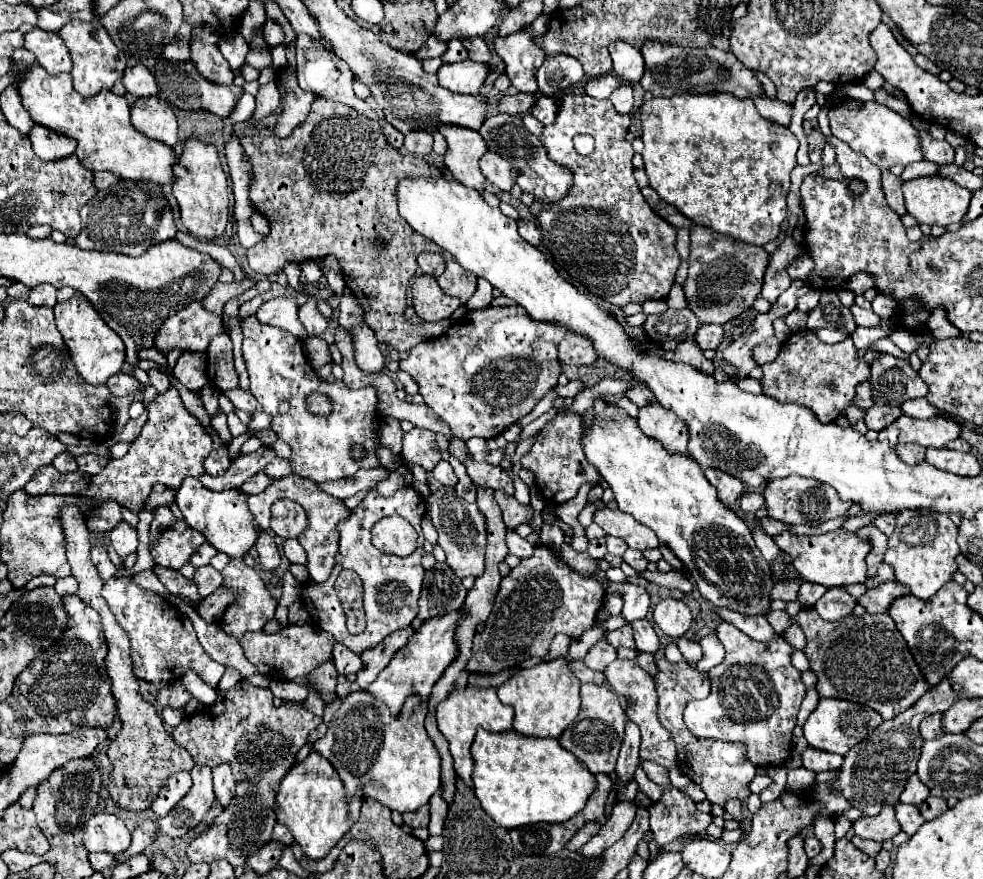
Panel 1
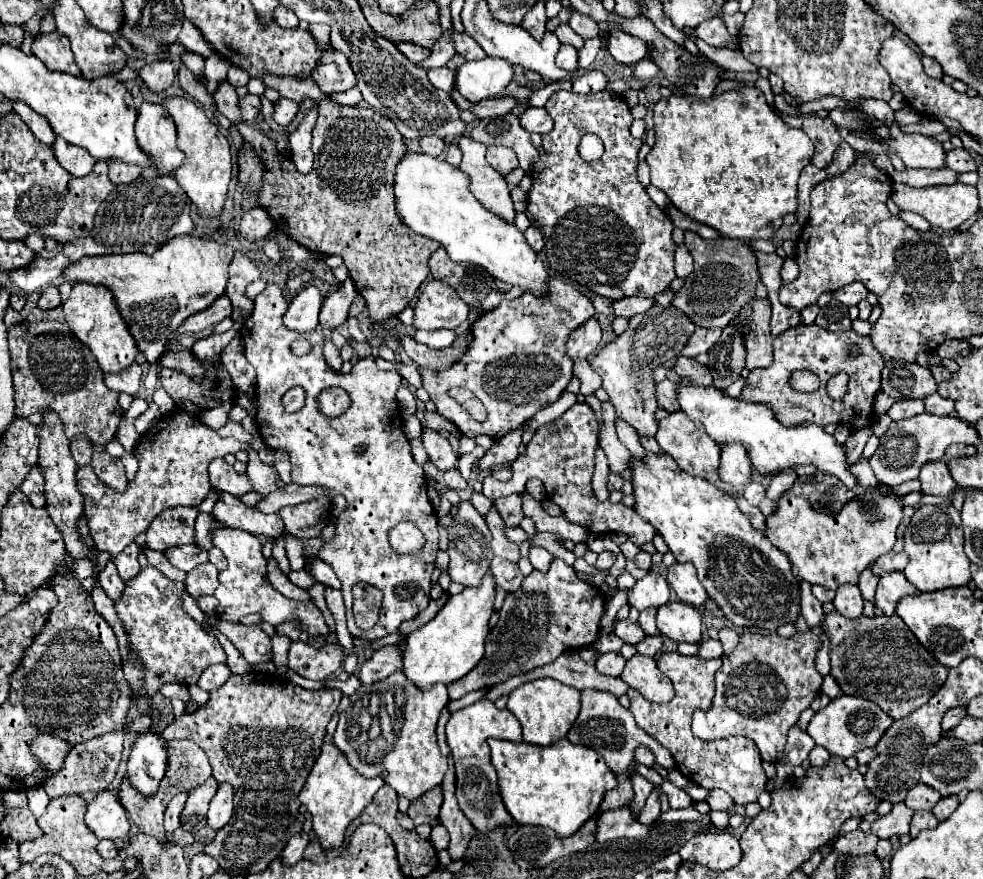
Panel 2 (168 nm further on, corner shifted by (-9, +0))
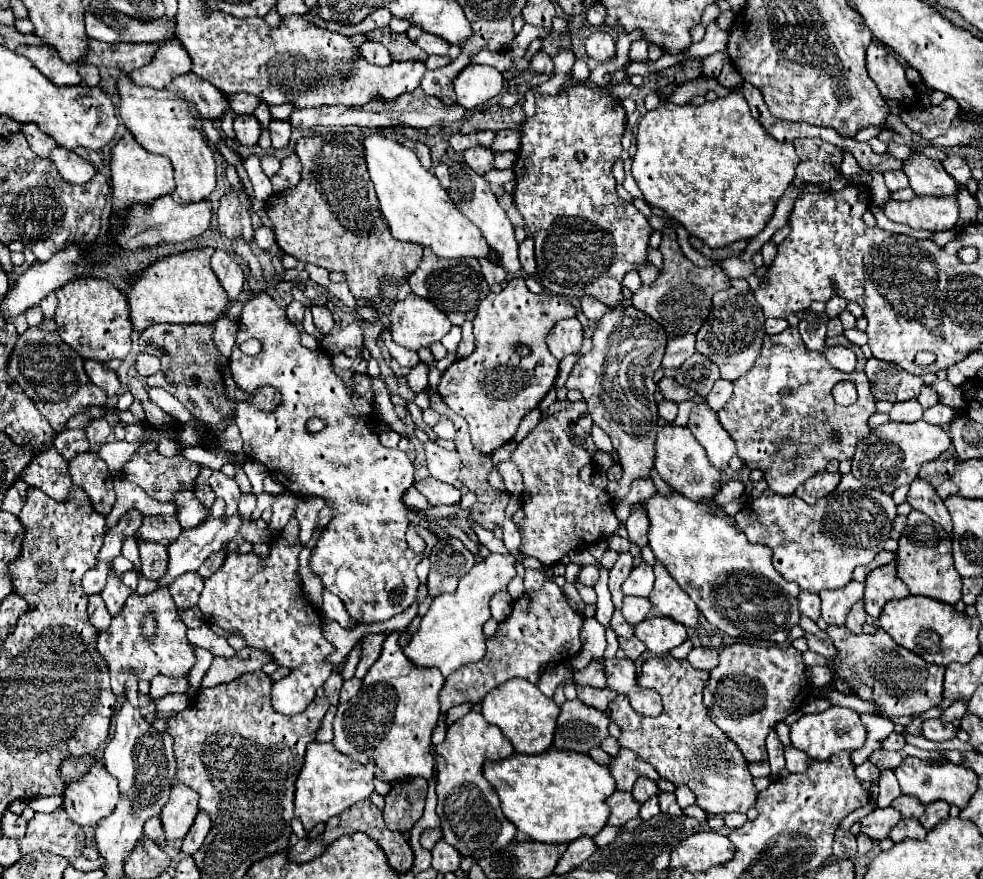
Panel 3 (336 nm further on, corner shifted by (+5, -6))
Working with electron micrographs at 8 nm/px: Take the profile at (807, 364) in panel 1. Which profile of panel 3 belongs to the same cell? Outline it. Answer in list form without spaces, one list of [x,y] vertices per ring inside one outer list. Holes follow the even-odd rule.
[[[788,326],[774,336],[766,334],[754,366],[734,382],[732,398],[718,410],[720,424],[736,442],[736,454],[750,470],[762,470],[768,488],[782,496],[794,494],[802,482],[818,470],[824,470],[832,458],[850,460],[858,440],[870,434],[868,420],[876,412],[876,400],[862,372],[866,358],[862,350],[842,334],[828,338],[826,346],[846,346],[854,350],[858,356],[854,372],[844,374],[826,362],[824,352],[806,350],[796,326]],[[838,382],[856,384],[858,400],[852,406],[838,406],[834,402],[832,388]],[[784,388],[788,388],[790,394],[782,396]],[[832,430],[838,430],[838,440],[830,438]]]

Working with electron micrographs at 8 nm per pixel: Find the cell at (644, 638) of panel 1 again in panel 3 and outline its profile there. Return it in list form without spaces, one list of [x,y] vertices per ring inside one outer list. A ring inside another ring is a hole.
[[[624,596],[622,600],[622,614],[626,616],[626,620],[630,624],[638,624],[646,618],[648,610],[650,610],[650,600],[648,598],[640,598],[640,596]]]

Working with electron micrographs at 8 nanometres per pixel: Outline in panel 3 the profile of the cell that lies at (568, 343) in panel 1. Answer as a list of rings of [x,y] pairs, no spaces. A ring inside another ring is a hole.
[[[576,318],[558,320],[558,324],[554,324],[550,334],[546,336],[546,344],[558,360],[578,352],[582,346],[582,324]]]

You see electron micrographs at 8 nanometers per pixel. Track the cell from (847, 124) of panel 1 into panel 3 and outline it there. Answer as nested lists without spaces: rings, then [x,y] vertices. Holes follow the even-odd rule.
[[[914,152],[912,158],[904,162],[902,170],[910,180],[910,188],[918,196],[958,196],[960,192],[956,180],[944,170],[944,166],[924,154]]]

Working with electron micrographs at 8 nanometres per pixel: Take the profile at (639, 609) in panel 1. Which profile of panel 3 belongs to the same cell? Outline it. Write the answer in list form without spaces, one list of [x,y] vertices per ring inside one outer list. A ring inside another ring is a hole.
[[[640,562],[638,566],[634,566],[630,576],[622,584],[622,590],[626,596],[650,596],[652,584],[654,584],[652,566],[646,562]]]

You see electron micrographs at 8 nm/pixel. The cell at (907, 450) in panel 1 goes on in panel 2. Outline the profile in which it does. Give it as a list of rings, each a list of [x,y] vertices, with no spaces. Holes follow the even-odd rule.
[[[944,460],[936,462],[926,462],[920,468],[918,480],[924,486],[924,494],[934,494],[934,496],[952,496],[956,490],[956,482],[950,476],[950,470]]]

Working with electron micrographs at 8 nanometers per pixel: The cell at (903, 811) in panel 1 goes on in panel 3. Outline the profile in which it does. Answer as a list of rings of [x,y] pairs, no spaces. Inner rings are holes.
[[[900,820],[892,830],[890,830],[890,838],[894,842],[902,842],[904,838],[914,838],[914,840],[922,840],[926,838],[926,830],[918,820]]]

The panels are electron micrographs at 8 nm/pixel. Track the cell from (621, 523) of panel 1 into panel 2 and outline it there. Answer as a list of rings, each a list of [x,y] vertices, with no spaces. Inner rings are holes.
[[[574,404],[566,410],[558,420],[538,428],[532,440],[526,444],[524,454],[514,460],[514,476],[508,482],[500,482],[492,476],[484,480],[482,492],[490,500],[498,500],[500,496],[508,496],[512,492],[522,492],[528,478],[536,476],[544,482],[548,498],[564,510],[564,518],[588,528],[590,532],[624,532],[634,544],[642,546],[652,542],[656,536],[656,528],[642,520],[633,507],[624,504],[613,504],[609,500],[598,502],[592,494],[592,472],[594,472],[594,450],[598,446],[598,420],[588,408],[588,404]]]

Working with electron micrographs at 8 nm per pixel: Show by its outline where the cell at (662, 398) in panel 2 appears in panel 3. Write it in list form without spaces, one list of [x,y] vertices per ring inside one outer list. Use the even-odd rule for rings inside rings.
[[[662,400],[658,404],[658,412],[660,412],[662,418],[666,418],[668,422],[672,422],[676,418],[676,414],[678,414],[678,404],[676,402],[668,402],[668,400]]]

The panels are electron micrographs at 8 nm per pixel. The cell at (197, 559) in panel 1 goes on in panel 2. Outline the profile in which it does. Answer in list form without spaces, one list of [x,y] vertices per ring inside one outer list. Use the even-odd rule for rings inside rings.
[[[186,544],[186,546],[174,546],[166,552],[166,558],[178,566],[184,572],[194,570],[198,564],[208,562],[208,550],[200,550],[194,544]]]

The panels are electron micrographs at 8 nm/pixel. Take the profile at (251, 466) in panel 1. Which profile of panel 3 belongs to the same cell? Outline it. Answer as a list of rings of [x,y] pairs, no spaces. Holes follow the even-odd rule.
[[[116,478],[114,480],[114,490],[116,490],[116,502],[110,514],[106,516],[106,530],[118,524],[118,520],[128,512],[128,510],[142,510],[144,514],[174,514],[174,506],[168,502],[158,502],[150,498],[142,488],[138,488],[134,482],[126,478]]]

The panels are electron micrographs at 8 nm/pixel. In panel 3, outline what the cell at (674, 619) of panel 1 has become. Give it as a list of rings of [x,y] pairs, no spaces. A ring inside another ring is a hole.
[[[664,616],[646,618],[636,626],[636,638],[654,654],[668,654],[672,648],[680,646],[688,636],[682,624],[666,620]]]

